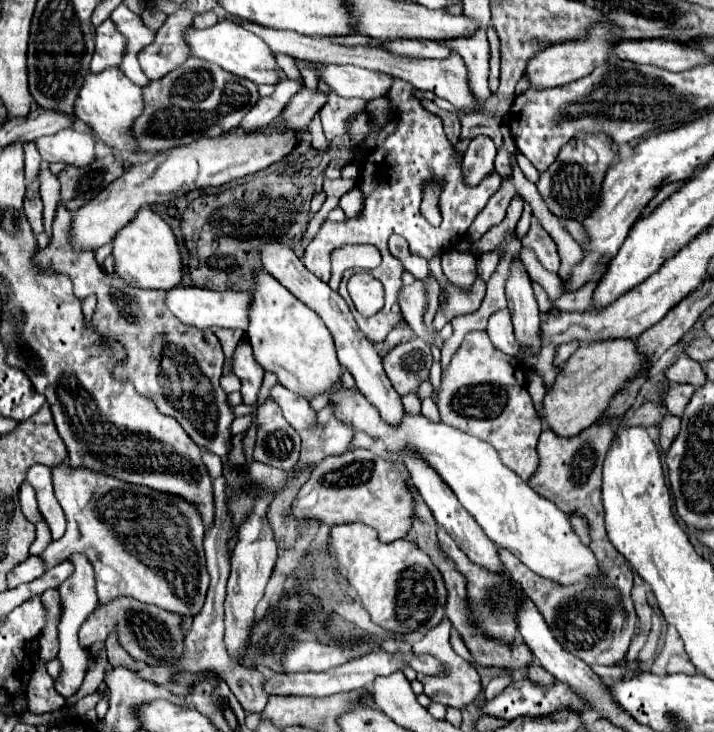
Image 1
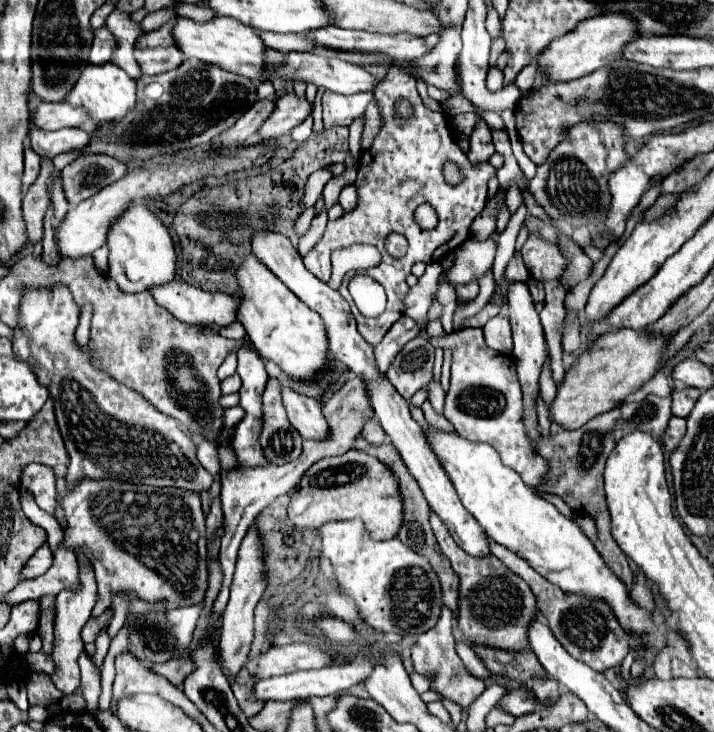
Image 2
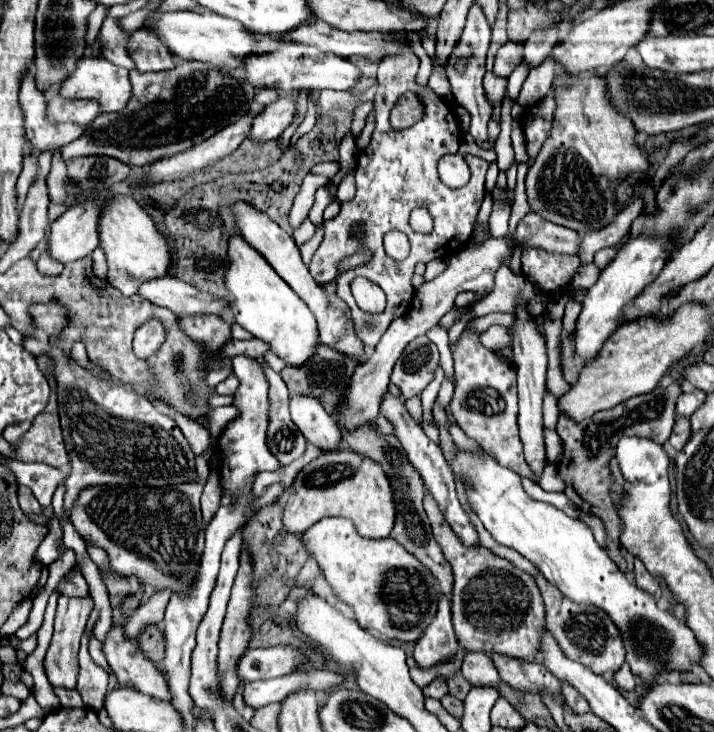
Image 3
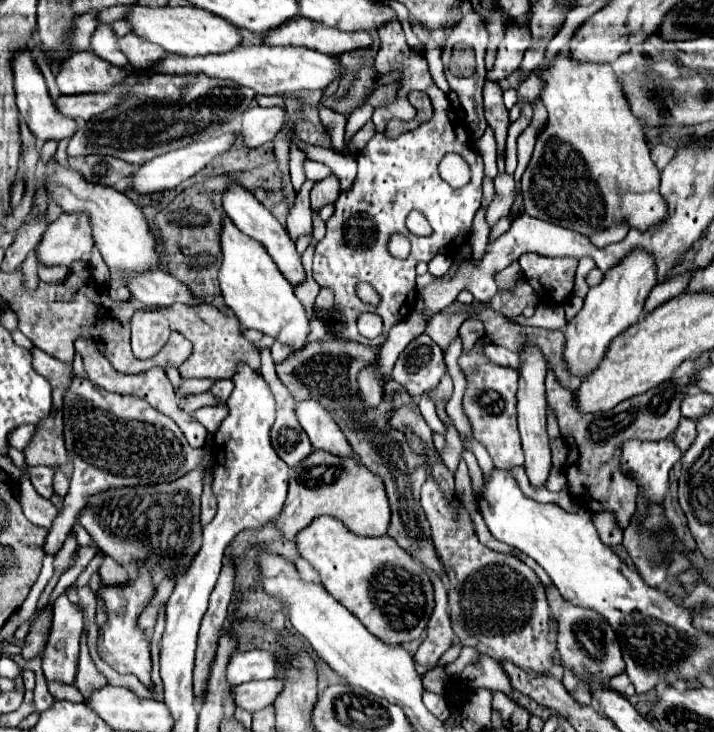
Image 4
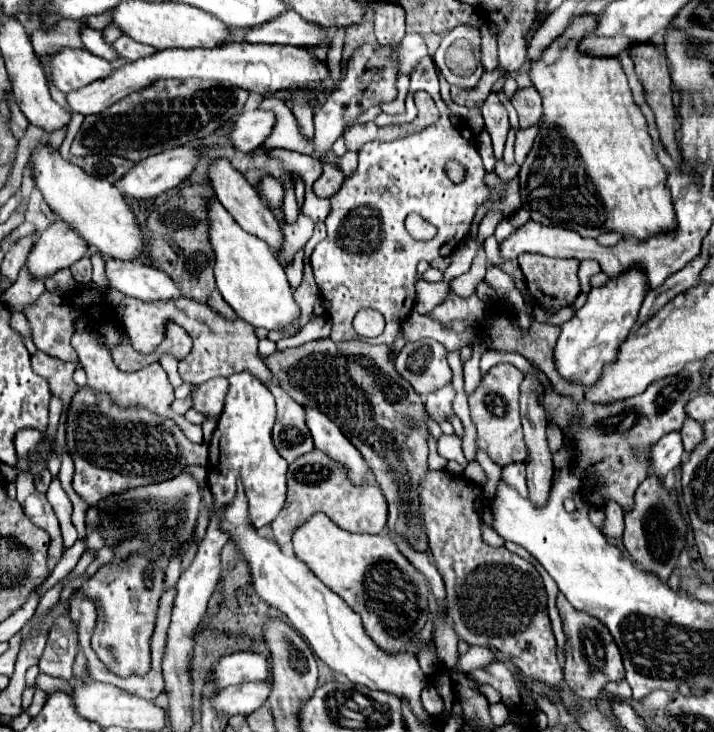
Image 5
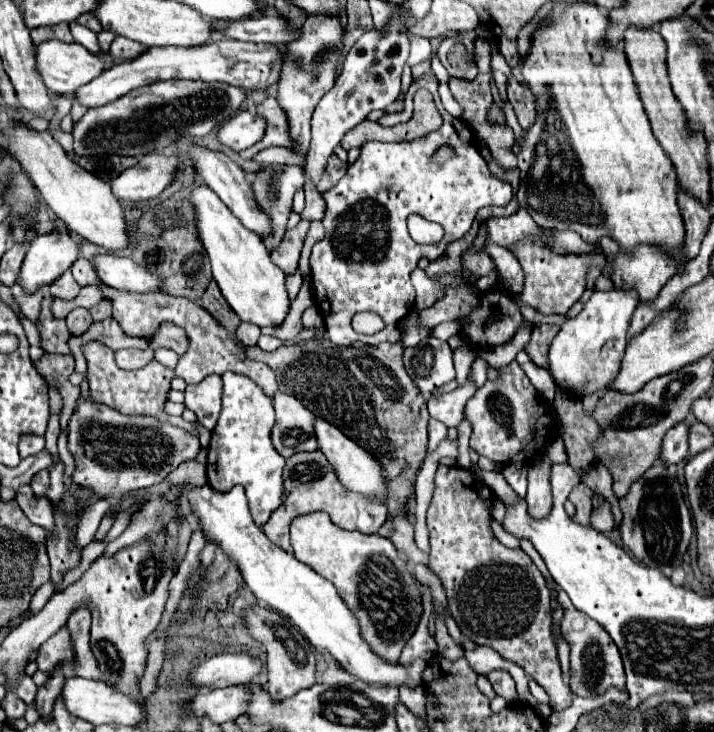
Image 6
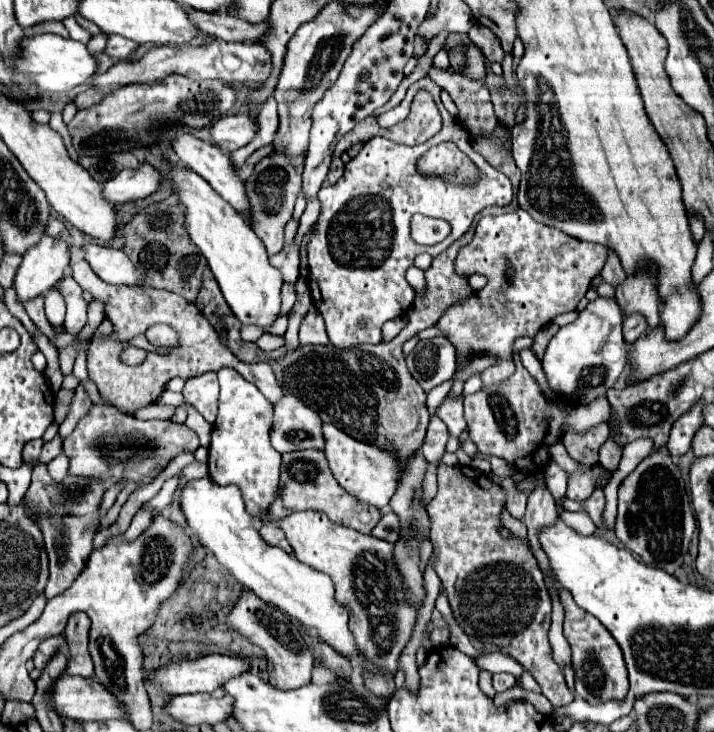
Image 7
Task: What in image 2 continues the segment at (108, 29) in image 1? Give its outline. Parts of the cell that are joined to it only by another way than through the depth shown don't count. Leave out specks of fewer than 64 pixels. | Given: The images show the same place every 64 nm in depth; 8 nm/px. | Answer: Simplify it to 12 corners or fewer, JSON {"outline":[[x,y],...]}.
{"outline":[[102,26],[94,34],[90,62],[110,62],[112,34]]}

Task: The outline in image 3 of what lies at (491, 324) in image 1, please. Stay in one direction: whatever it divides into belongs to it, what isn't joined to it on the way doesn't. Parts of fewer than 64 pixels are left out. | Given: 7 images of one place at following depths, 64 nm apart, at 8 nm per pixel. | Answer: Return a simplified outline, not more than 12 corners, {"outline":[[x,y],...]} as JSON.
{"outline":[[490,326],[480,342],[490,350],[508,346],[508,328]]}

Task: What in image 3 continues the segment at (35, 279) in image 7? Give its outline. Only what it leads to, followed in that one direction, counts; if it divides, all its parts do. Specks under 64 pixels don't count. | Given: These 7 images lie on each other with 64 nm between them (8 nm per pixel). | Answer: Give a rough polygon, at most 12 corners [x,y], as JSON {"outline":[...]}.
{"outline":[[70,206],[50,224],[46,252],[74,262],[98,246],[98,206]]}

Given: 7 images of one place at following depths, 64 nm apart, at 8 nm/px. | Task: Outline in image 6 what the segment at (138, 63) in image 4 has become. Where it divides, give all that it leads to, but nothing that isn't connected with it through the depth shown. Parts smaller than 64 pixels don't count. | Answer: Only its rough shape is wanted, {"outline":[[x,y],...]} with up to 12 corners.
{"outline":[[116,36],[110,54],[116,60],[132,60],[146,48]]}

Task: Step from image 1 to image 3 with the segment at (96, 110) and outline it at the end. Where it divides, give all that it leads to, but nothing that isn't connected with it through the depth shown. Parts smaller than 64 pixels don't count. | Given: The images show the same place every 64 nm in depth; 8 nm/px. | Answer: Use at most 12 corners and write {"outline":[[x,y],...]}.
{"outline":[[82,56],[62,80],[64,98],[118,112],[132,96],[128,70]]}

